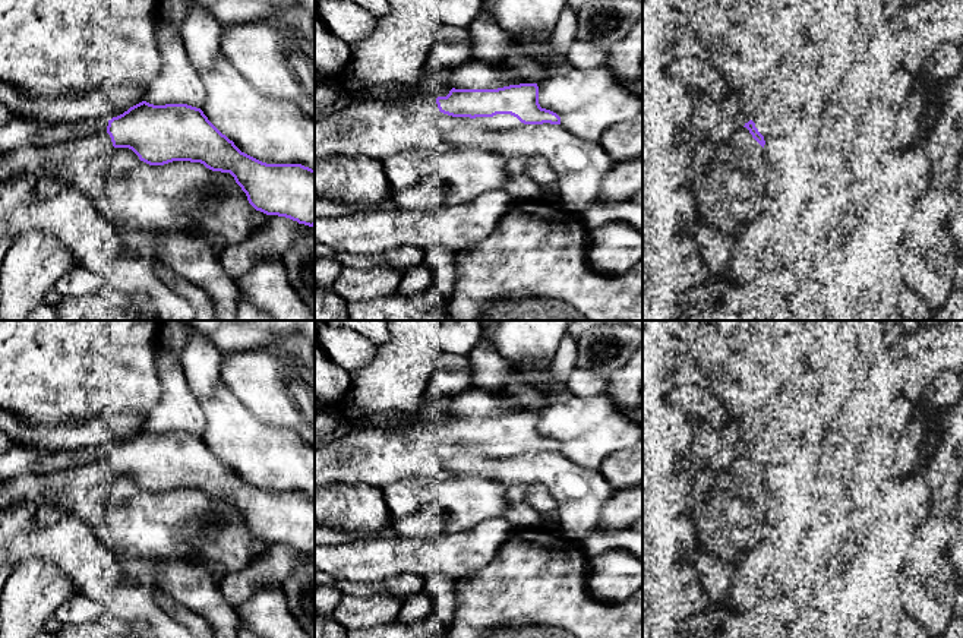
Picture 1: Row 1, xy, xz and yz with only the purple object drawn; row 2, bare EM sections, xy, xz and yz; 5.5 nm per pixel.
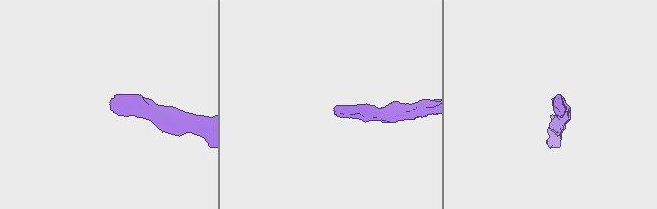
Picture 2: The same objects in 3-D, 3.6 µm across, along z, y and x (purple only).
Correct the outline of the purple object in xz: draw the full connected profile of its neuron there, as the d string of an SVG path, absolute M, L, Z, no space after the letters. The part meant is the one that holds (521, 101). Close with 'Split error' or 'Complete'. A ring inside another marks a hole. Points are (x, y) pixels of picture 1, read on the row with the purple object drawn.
M537 83L498 89L455 89L446 97L420 97L407 102L363 101L315 123L315 160L334 155L383 161L398 152L445 148L441 114L493 117L511 114L524 124L561 124L561 117L539 104Z. Split error

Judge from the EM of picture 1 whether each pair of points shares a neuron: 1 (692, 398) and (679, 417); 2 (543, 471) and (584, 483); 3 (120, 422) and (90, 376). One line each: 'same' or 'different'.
1: different
2: same
3: different

